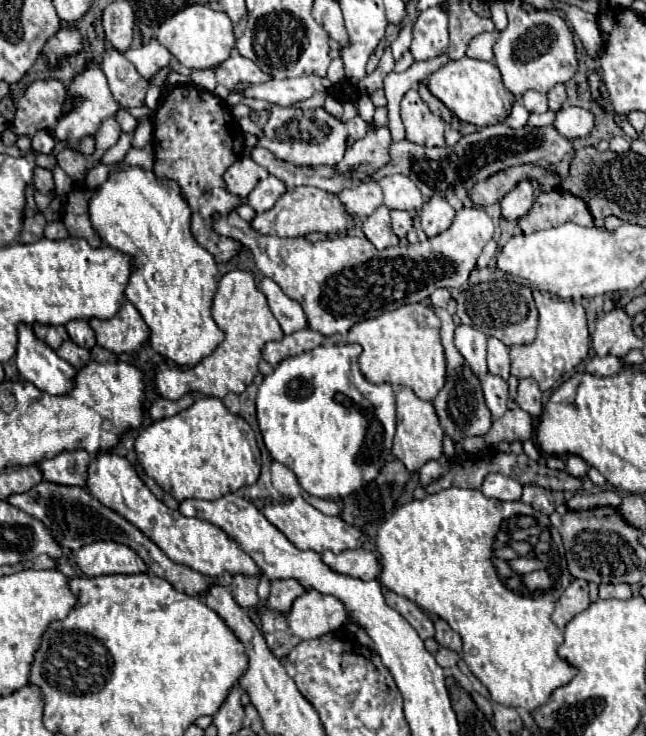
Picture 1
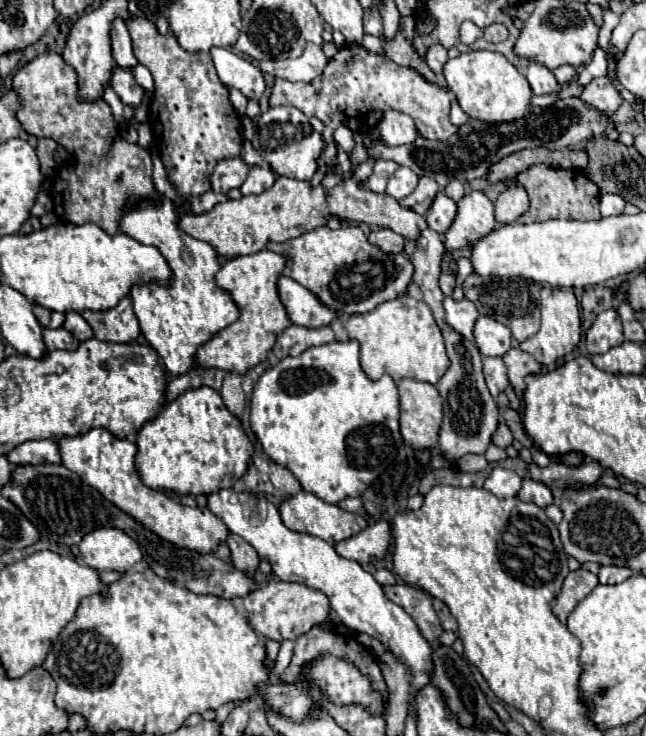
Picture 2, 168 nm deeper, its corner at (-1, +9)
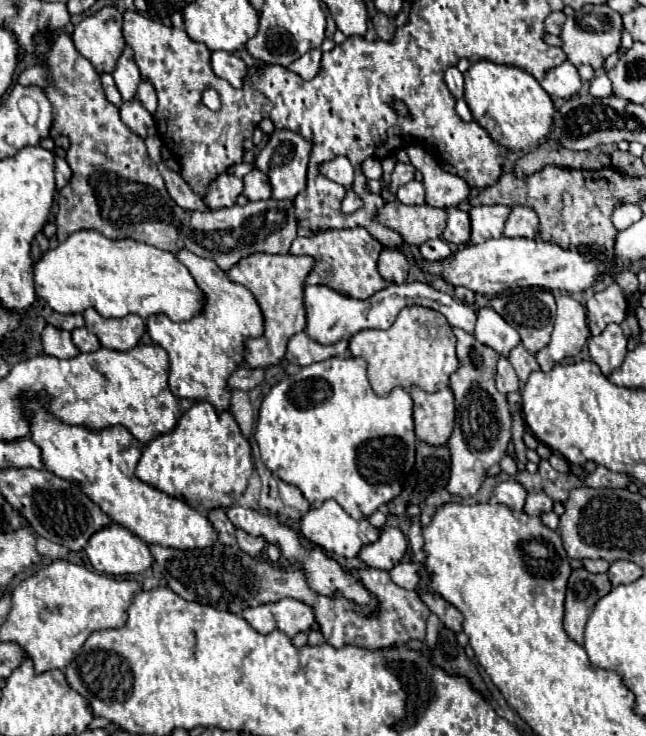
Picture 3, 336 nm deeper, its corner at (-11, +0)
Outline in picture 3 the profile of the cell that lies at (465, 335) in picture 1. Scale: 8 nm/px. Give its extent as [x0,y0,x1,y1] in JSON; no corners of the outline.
[305,283,479,345]

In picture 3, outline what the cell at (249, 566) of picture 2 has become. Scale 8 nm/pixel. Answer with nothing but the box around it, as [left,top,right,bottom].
[235,531,267,557]

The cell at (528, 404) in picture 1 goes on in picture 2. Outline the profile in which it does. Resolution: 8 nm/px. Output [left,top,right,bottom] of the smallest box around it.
[503,346,541,394]

